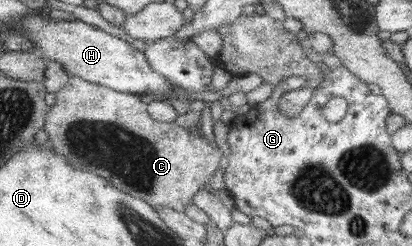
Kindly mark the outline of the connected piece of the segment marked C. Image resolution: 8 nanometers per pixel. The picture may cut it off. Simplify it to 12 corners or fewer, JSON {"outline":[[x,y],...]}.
{"outline":[[71,77],[44,131],[73,167],[185,212],[215,142]]}

